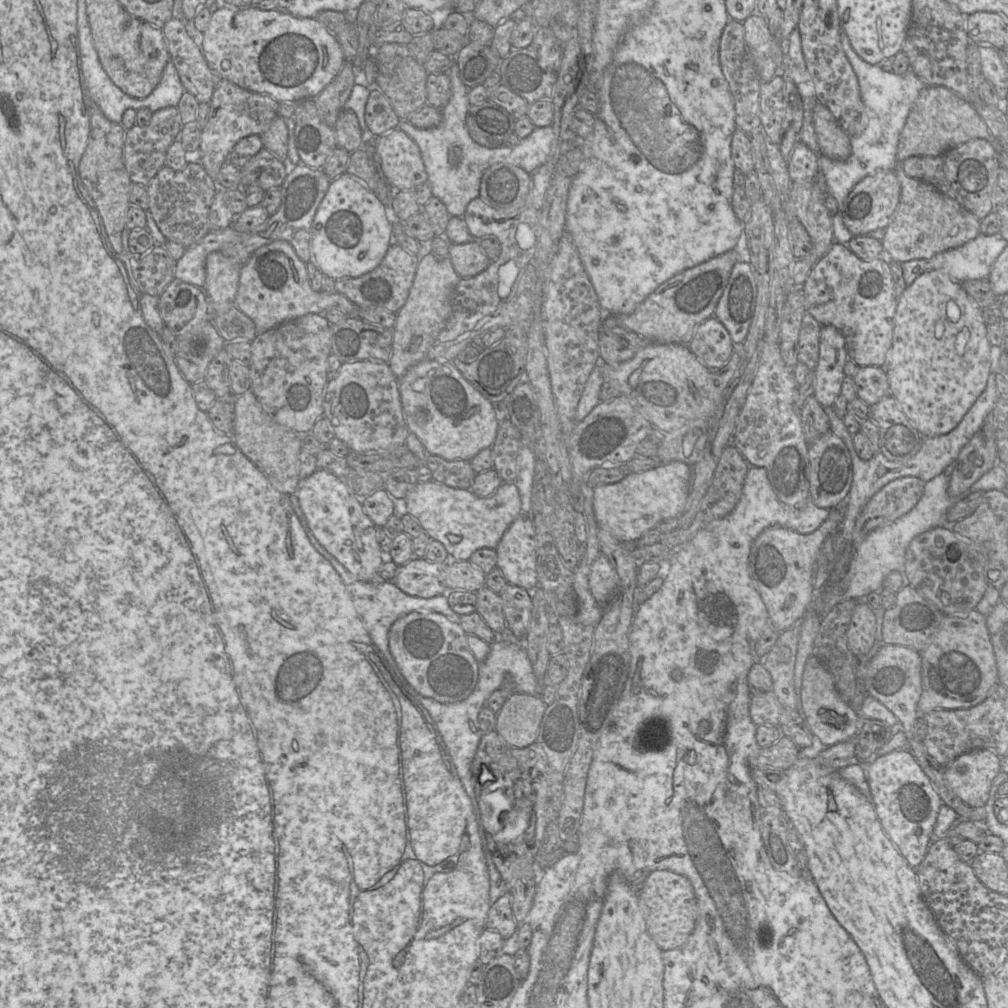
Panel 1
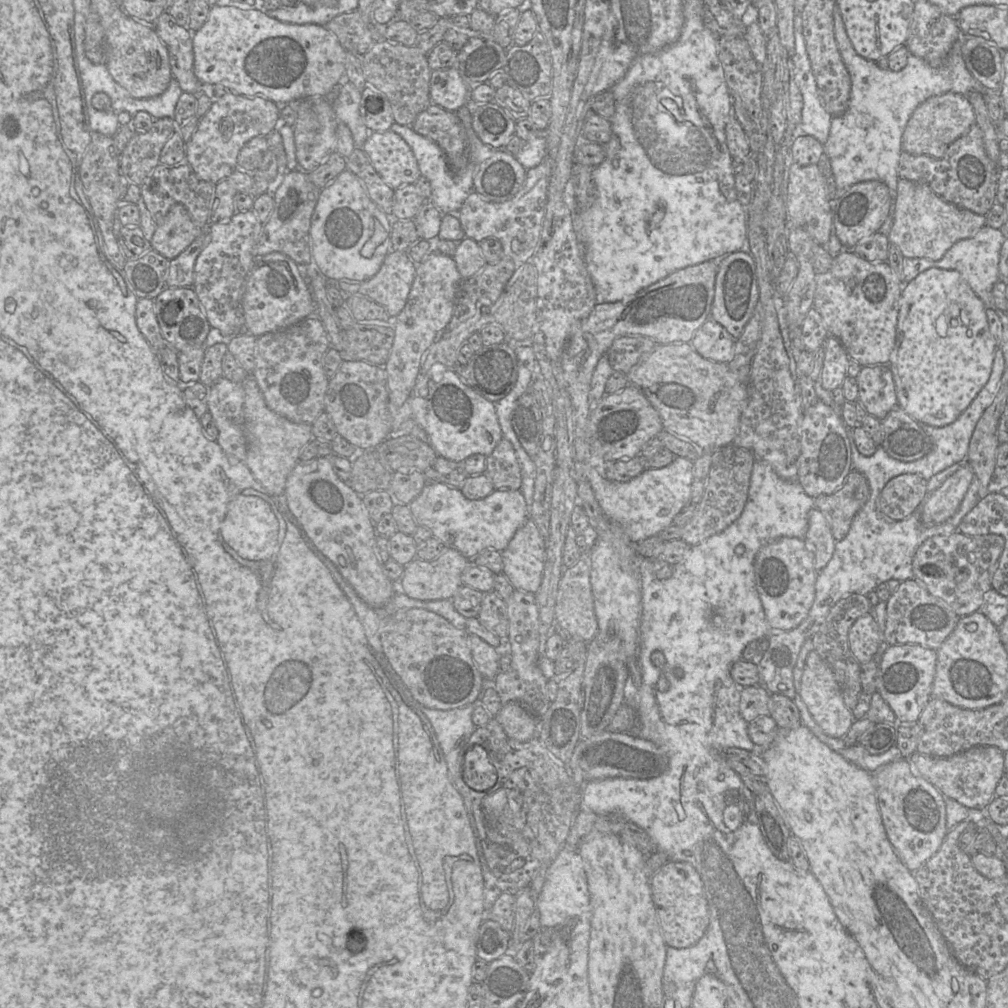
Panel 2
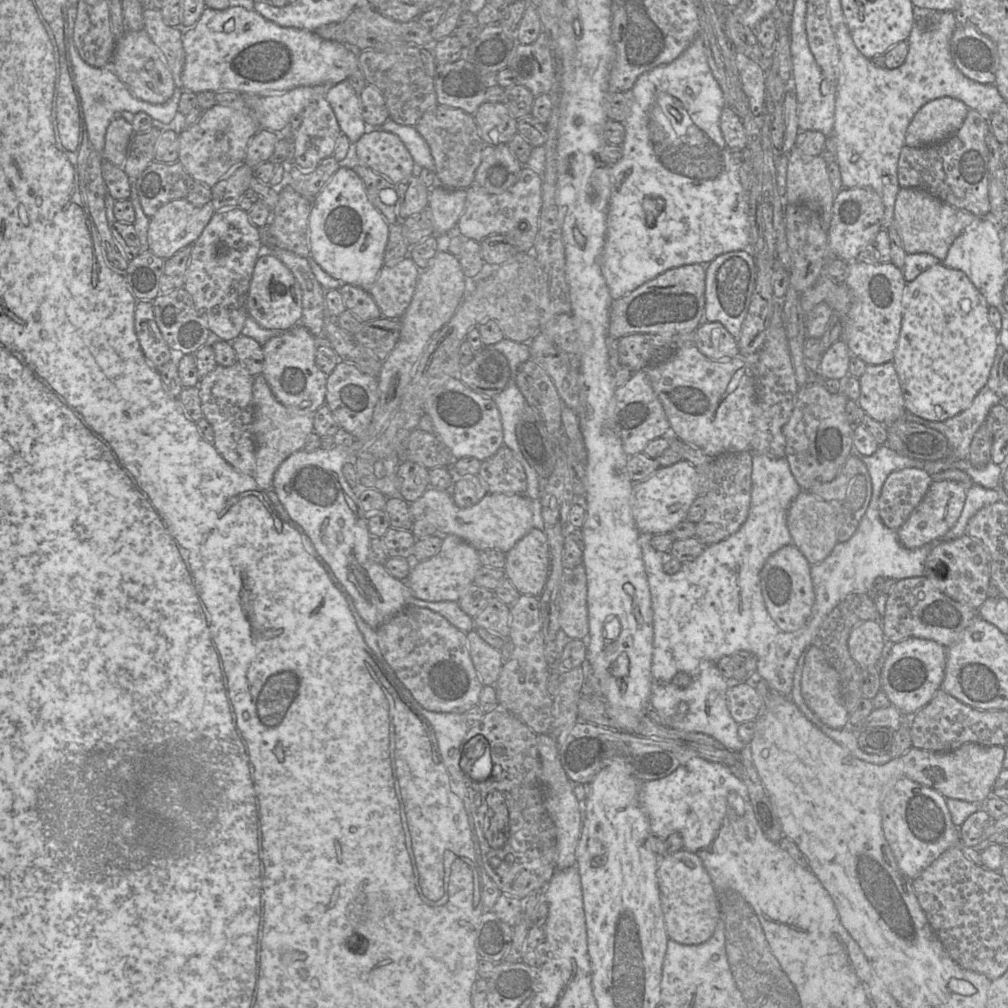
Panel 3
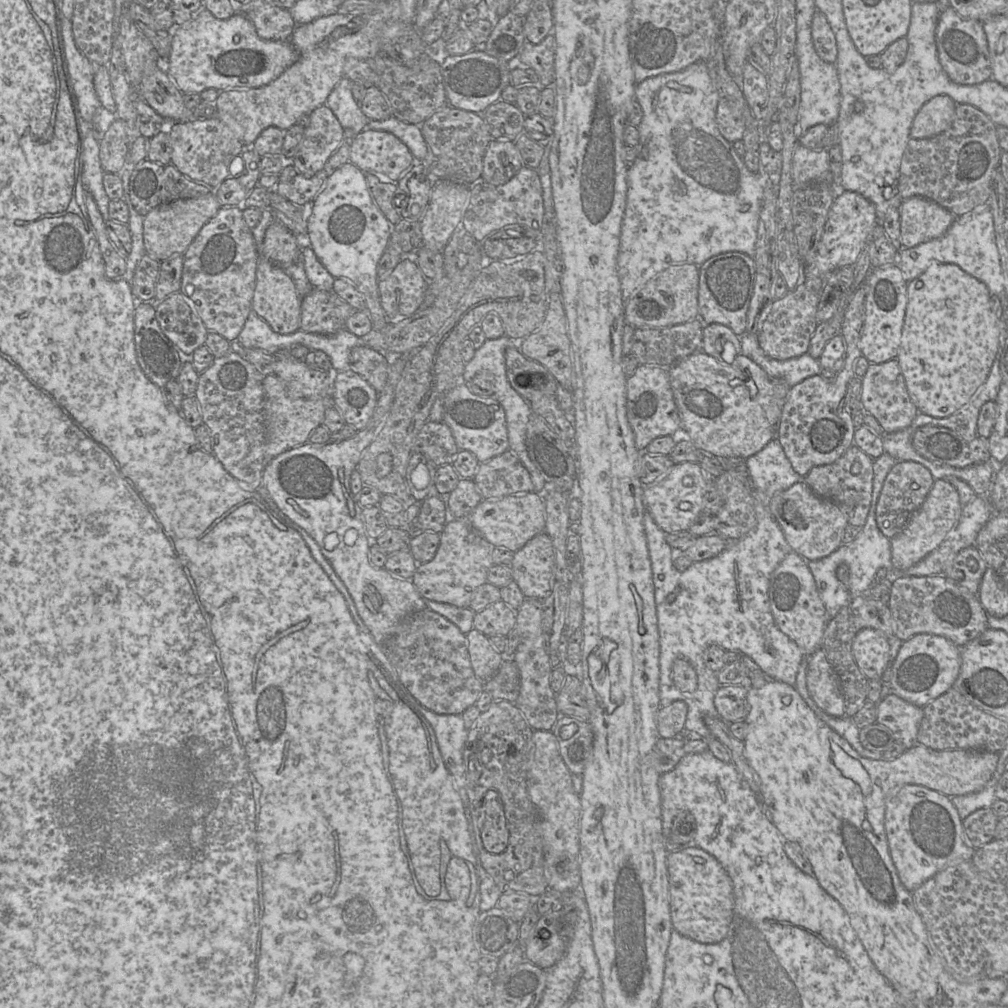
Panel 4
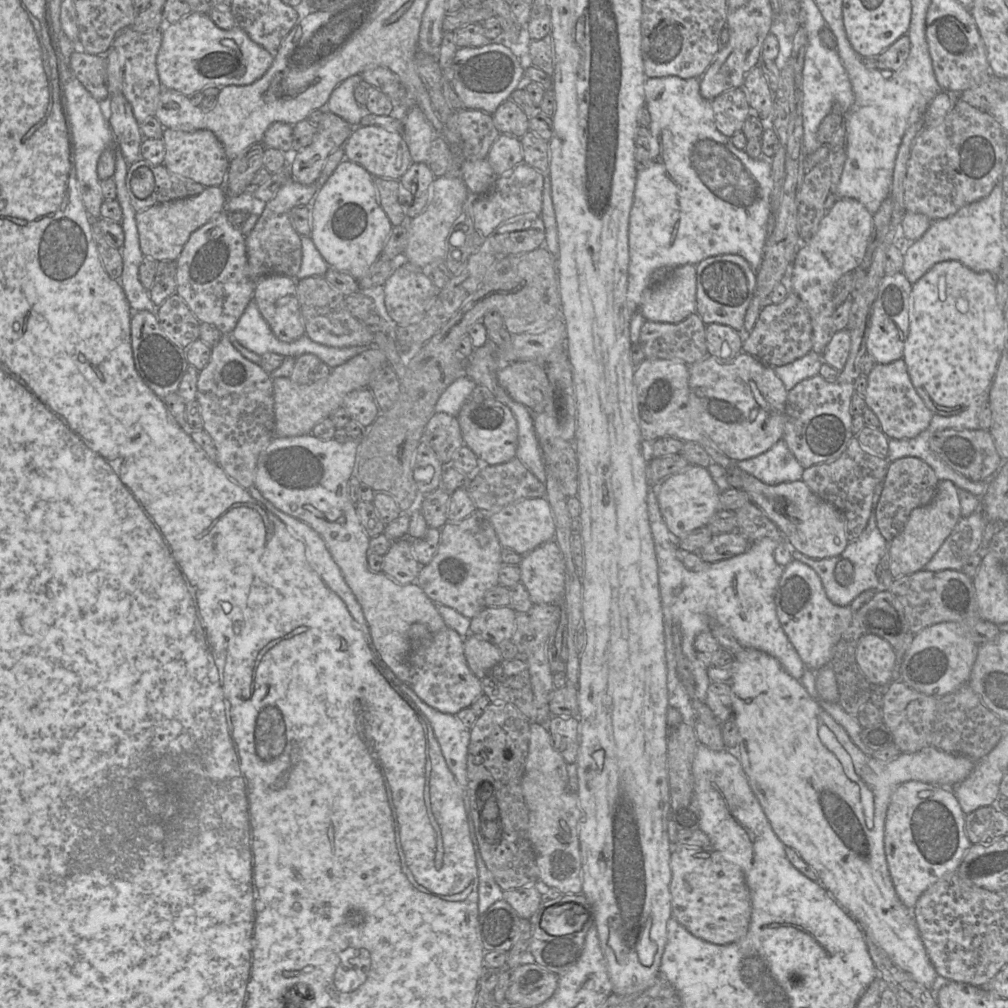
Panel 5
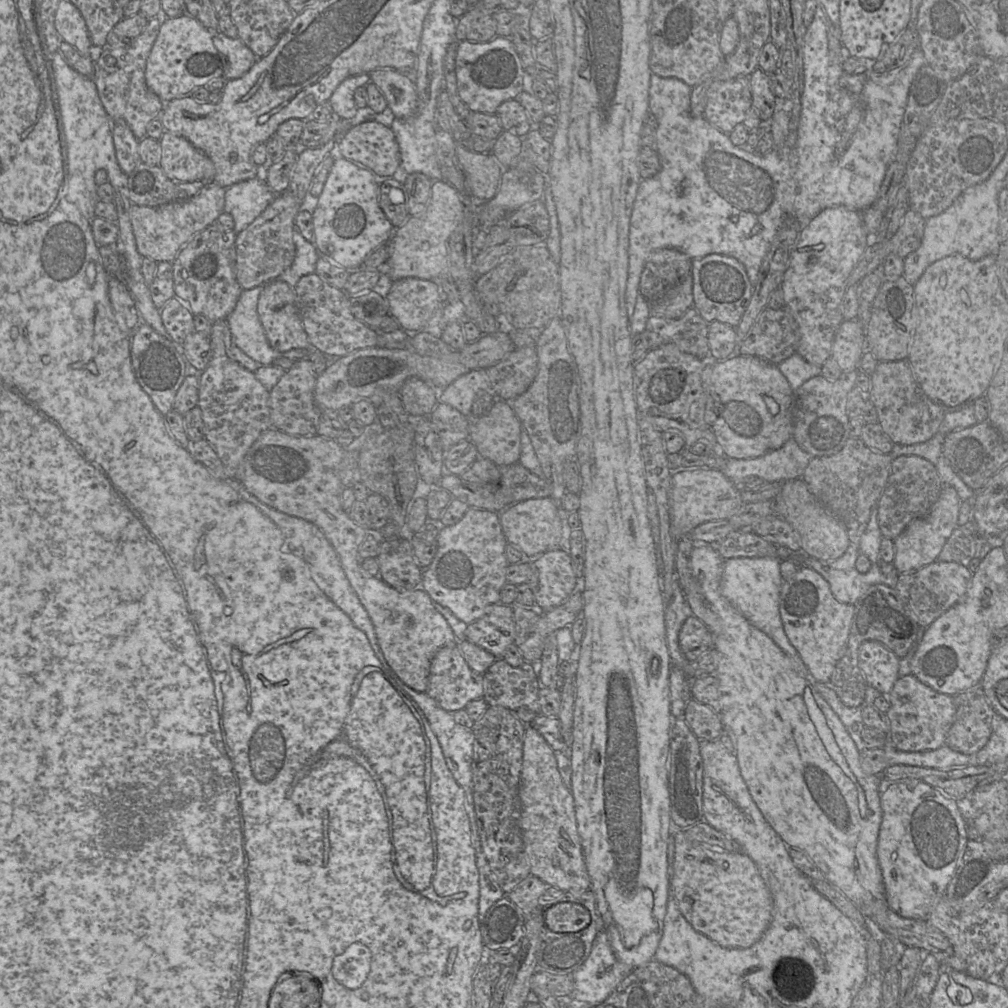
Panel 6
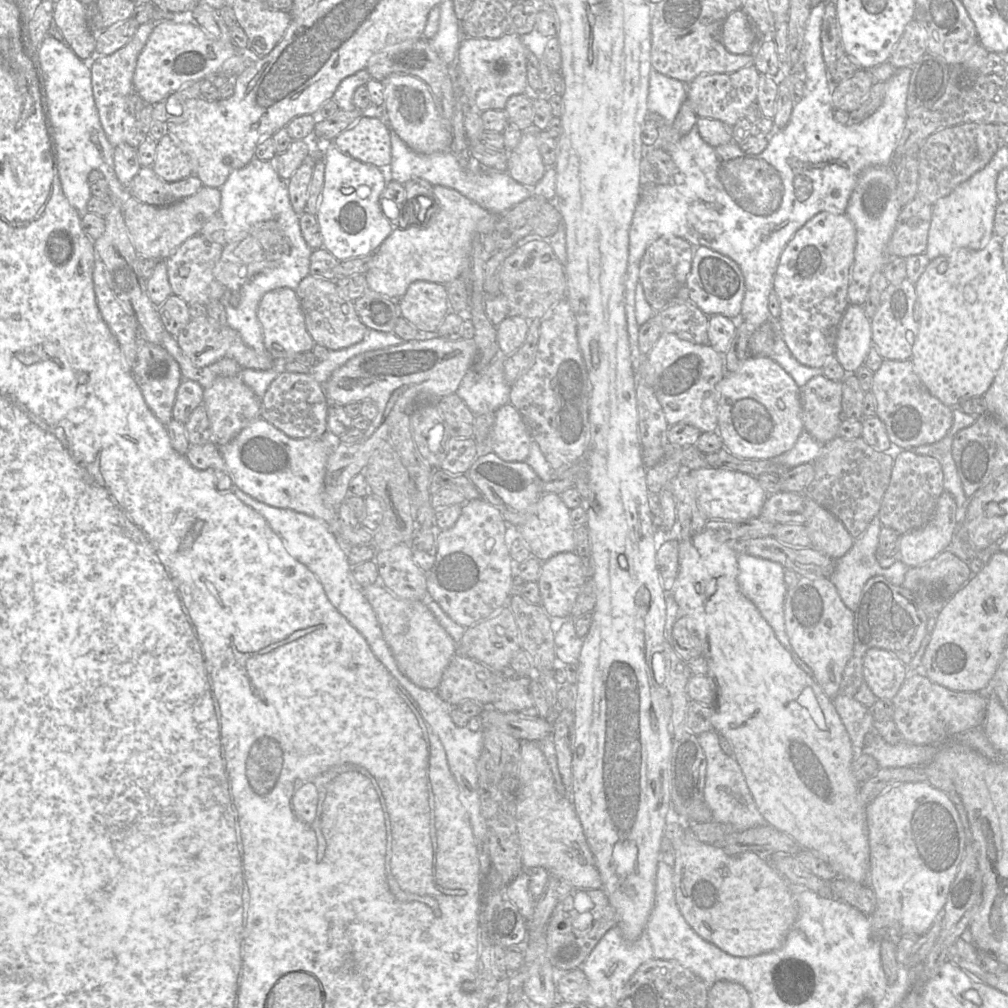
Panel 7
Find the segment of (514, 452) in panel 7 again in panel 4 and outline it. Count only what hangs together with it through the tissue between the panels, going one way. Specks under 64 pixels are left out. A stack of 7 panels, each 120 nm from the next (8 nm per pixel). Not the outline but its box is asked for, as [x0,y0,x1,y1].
[443,383,509,464]

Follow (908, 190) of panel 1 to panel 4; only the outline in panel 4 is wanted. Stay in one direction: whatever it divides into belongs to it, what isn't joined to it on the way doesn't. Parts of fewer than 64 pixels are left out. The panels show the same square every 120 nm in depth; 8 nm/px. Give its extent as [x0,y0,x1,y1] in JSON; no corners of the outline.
[900,196,956,248]

